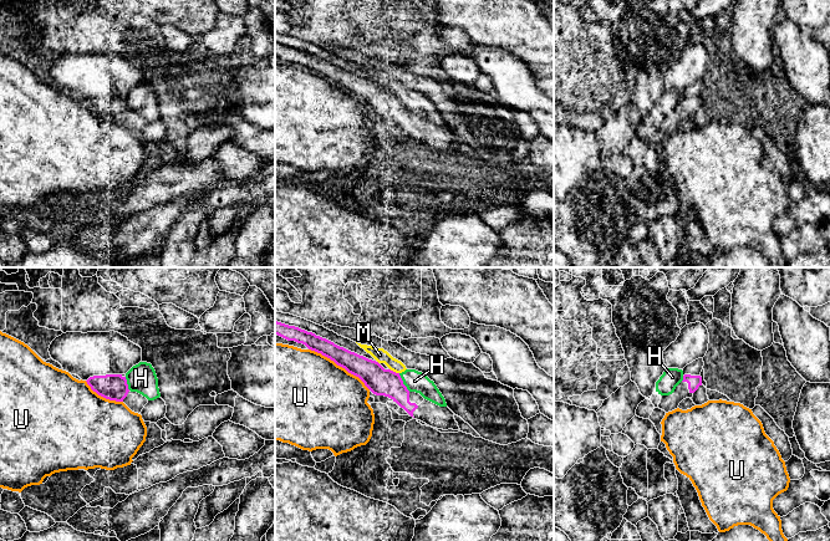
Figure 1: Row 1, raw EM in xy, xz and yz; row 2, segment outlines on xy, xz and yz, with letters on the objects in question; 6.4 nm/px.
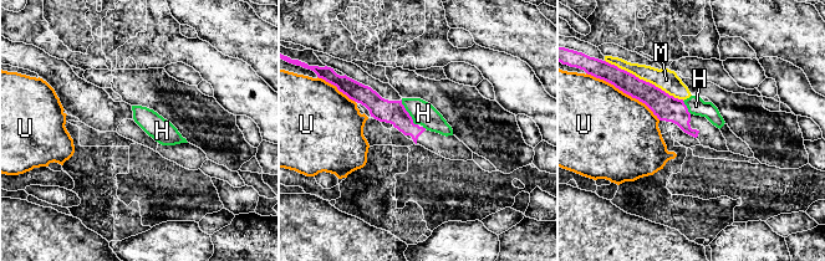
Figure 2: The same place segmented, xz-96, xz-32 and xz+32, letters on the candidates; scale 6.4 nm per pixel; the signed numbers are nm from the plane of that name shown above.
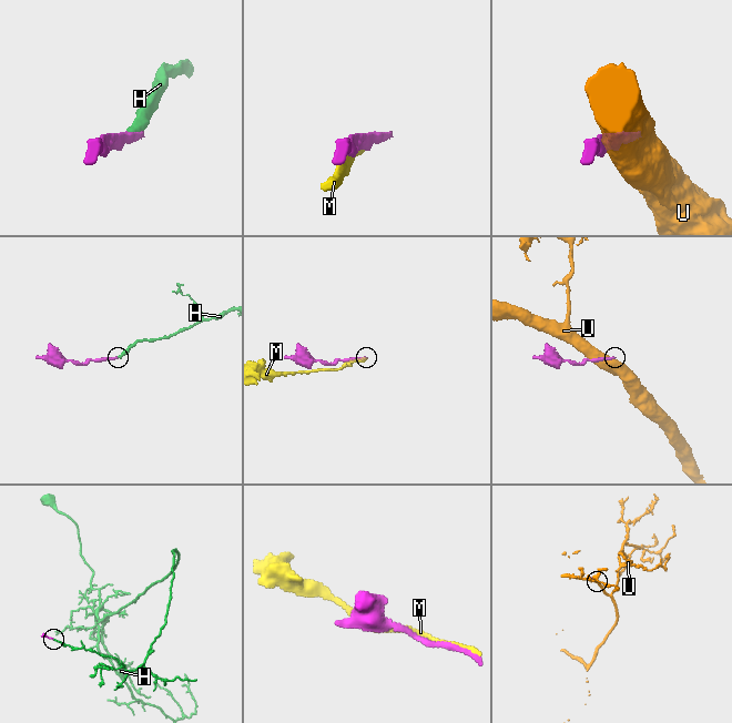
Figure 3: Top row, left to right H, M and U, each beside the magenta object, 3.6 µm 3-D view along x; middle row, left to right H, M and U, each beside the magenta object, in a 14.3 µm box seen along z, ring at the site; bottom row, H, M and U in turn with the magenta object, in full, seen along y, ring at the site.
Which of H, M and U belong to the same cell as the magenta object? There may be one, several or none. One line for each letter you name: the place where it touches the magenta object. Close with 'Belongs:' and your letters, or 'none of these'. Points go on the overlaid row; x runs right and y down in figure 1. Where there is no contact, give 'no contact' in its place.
Belongs: none of these

